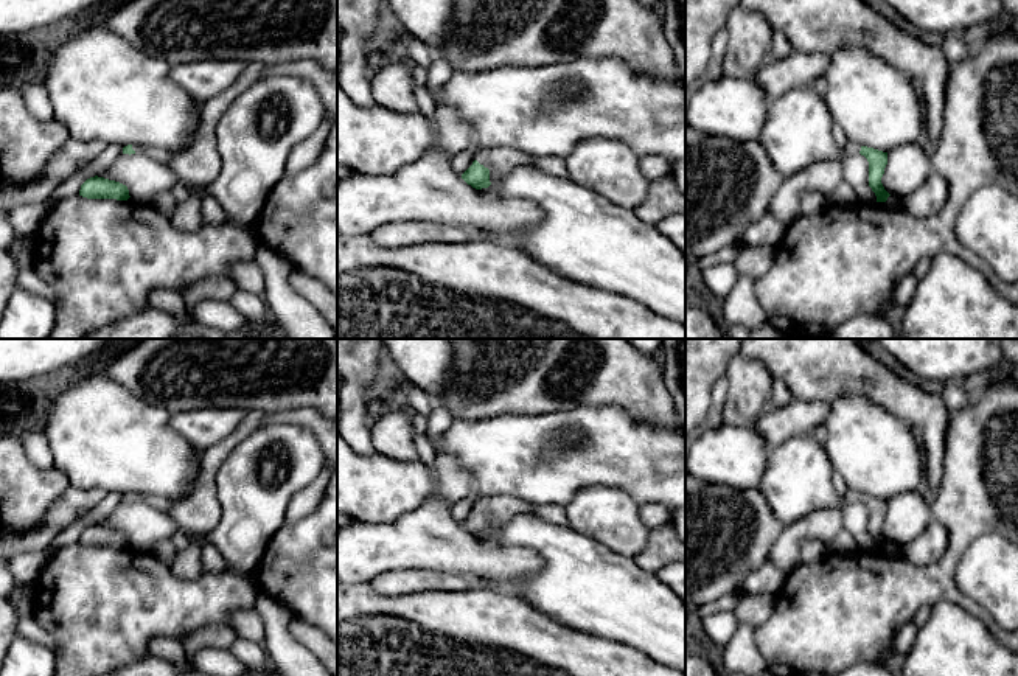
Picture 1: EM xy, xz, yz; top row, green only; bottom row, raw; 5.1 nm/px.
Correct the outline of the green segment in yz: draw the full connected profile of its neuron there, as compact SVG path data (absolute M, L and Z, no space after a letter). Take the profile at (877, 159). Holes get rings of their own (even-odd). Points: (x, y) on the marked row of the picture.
M849 141L845 148L842 149L844 155L853 155L853 154L861 154L867 159L869 162L869 186L877 196L877 202L886 202L887 197L891 196L883 183L881 177L884 174L884 168L887 165L887 152L867 148L867 146L859 146L856 143Z

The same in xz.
M510 146L482 148L462 179L476 190L488 188L490 172L505 174L519 165L532 165L533 155Z

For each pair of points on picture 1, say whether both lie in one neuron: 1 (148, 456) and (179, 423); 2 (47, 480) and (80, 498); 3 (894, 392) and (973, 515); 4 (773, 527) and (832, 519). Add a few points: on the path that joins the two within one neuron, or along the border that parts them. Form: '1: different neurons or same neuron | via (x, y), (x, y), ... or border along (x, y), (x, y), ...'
1: different neurons | border along (170, 415), (170, 425), (199, 451)
2: different neurons | border along (70, 485), (50, 507), (44, 519)
3: different neurons | border along (947, 429), (941, 487), (936, 493)
4: different neurons | border along (785, 526), (766, 558)

